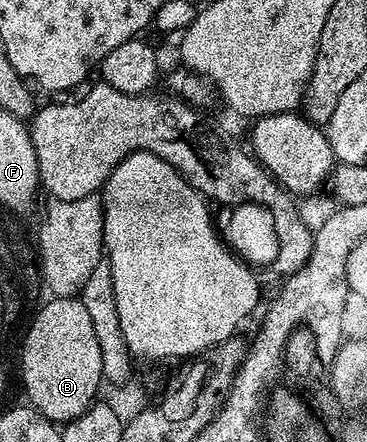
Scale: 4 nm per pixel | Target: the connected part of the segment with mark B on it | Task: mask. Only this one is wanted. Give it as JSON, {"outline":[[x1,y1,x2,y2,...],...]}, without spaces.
{"outline":[[48,298,37,310,36,317,24,336,24,345,20,348,20,376,24,379,27,403,53,422,67,422,78,418,97,399,96,391,102,387,104,379,102,353,90,315,78,298]]}

